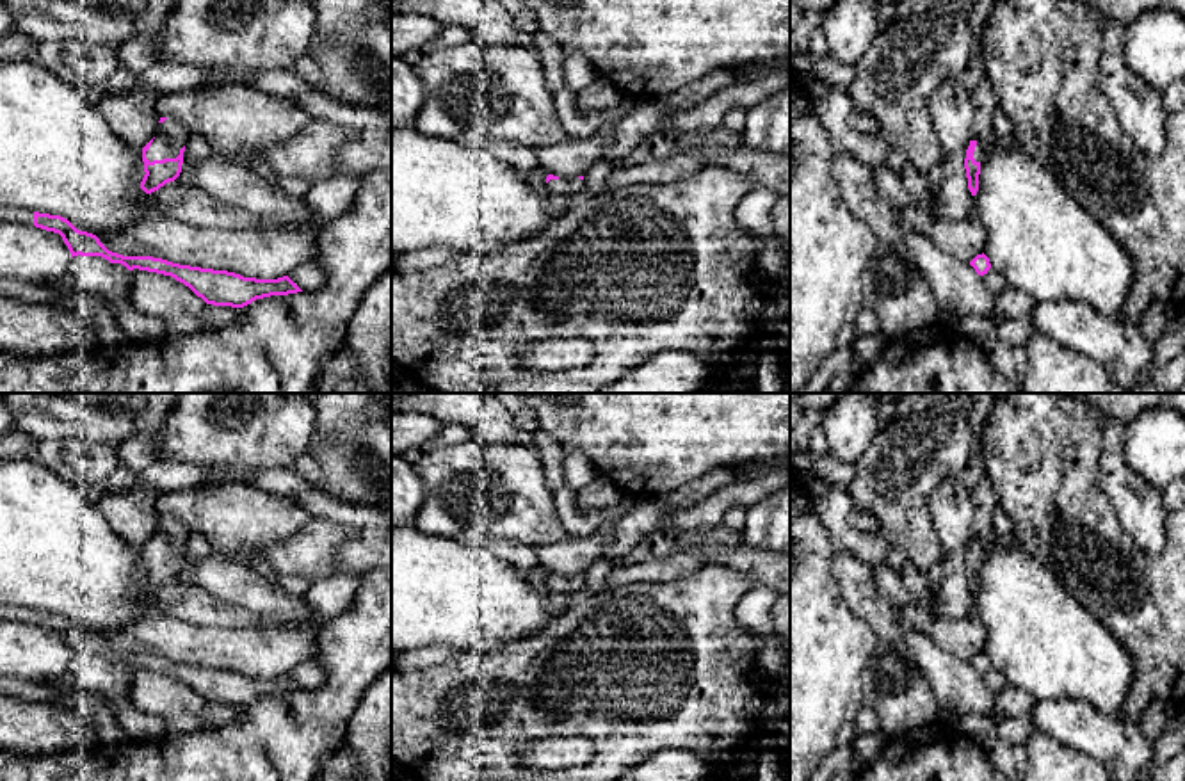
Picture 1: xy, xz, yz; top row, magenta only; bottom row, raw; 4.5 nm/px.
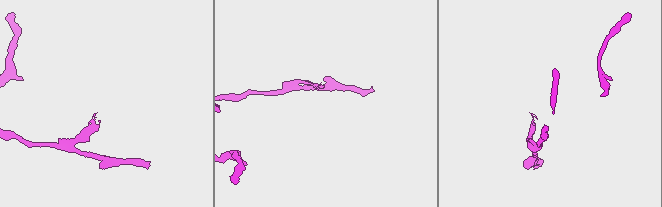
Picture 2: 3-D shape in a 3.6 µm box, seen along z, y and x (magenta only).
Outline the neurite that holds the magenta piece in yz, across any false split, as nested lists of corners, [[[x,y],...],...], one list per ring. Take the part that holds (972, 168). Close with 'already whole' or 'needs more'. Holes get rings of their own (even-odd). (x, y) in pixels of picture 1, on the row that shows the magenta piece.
[[[970,141],[970,146],[966,149],[964,169],[971,196],[975,196],[979,190],[980,162],[984,158],[986,148],[988,144],[984,142]]]; needs more

